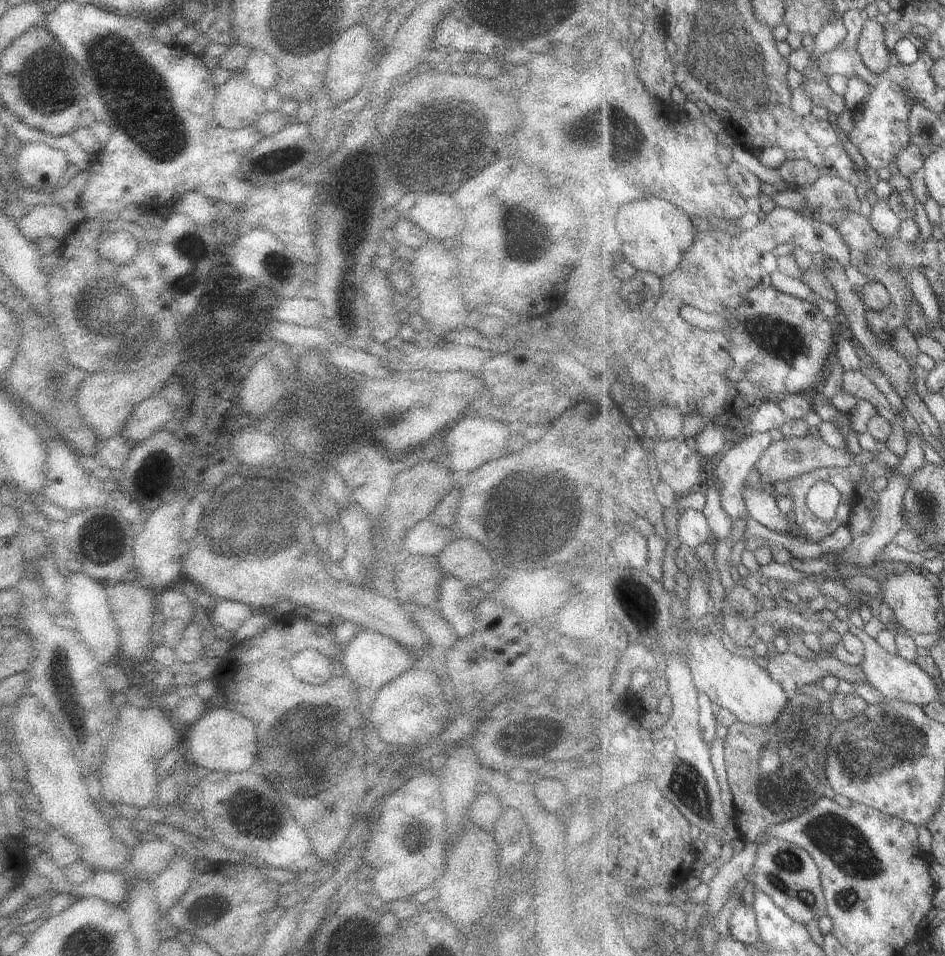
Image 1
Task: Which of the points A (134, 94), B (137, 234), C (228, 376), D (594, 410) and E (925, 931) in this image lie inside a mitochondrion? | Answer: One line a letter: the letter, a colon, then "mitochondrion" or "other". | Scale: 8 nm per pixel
A: mitochondrion
B: other
C: other
D: other
E: other

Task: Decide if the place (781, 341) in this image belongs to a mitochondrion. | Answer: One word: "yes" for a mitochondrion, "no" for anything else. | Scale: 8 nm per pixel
yes

